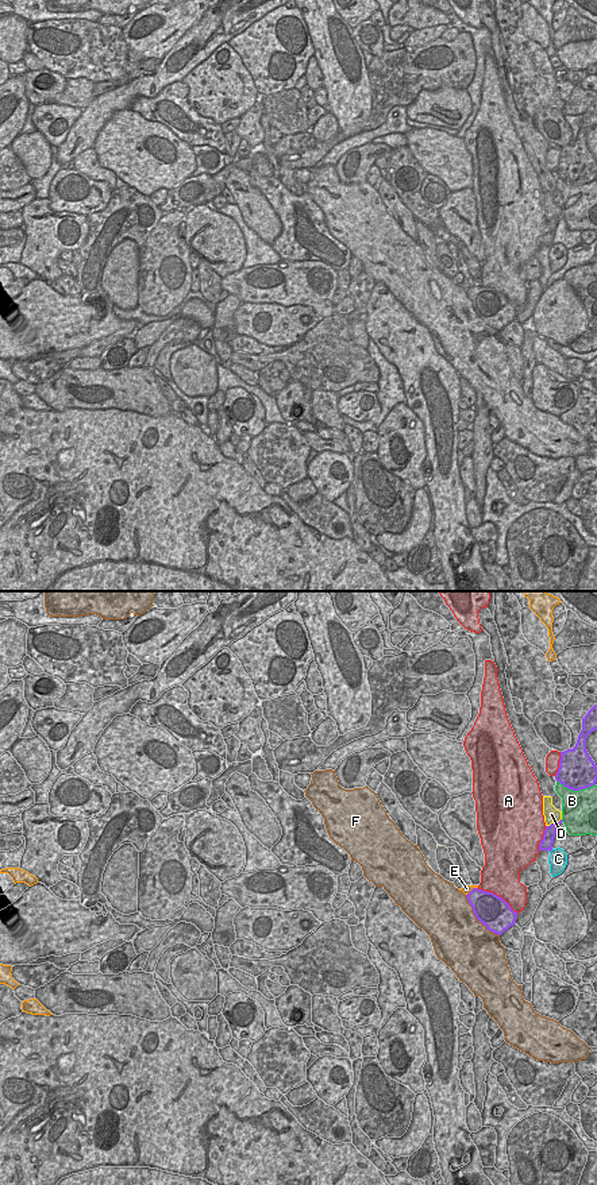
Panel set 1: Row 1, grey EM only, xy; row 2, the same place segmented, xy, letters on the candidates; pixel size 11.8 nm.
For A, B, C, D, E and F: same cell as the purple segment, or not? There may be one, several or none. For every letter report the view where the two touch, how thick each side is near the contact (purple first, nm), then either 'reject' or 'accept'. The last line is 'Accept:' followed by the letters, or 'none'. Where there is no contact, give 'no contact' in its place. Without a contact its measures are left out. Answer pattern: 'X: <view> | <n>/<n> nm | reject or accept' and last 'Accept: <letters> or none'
A: xy | 380/460 nm | reject
B: xy | 460/420 nm | reject
C: no contact | reject
D: xy | 140/180 nm | reject
E: xy | 320/90 nm | reject
F: xy | 380/500 nm | reject
Accept: none

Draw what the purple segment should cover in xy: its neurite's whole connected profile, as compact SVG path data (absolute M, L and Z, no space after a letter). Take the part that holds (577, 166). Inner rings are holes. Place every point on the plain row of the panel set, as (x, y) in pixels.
M597 100L582 113L582 126L575 142L561 147L555 175L569 185L585 185L597 177L597 162L586 146L586 134L594 126L597 126Z

